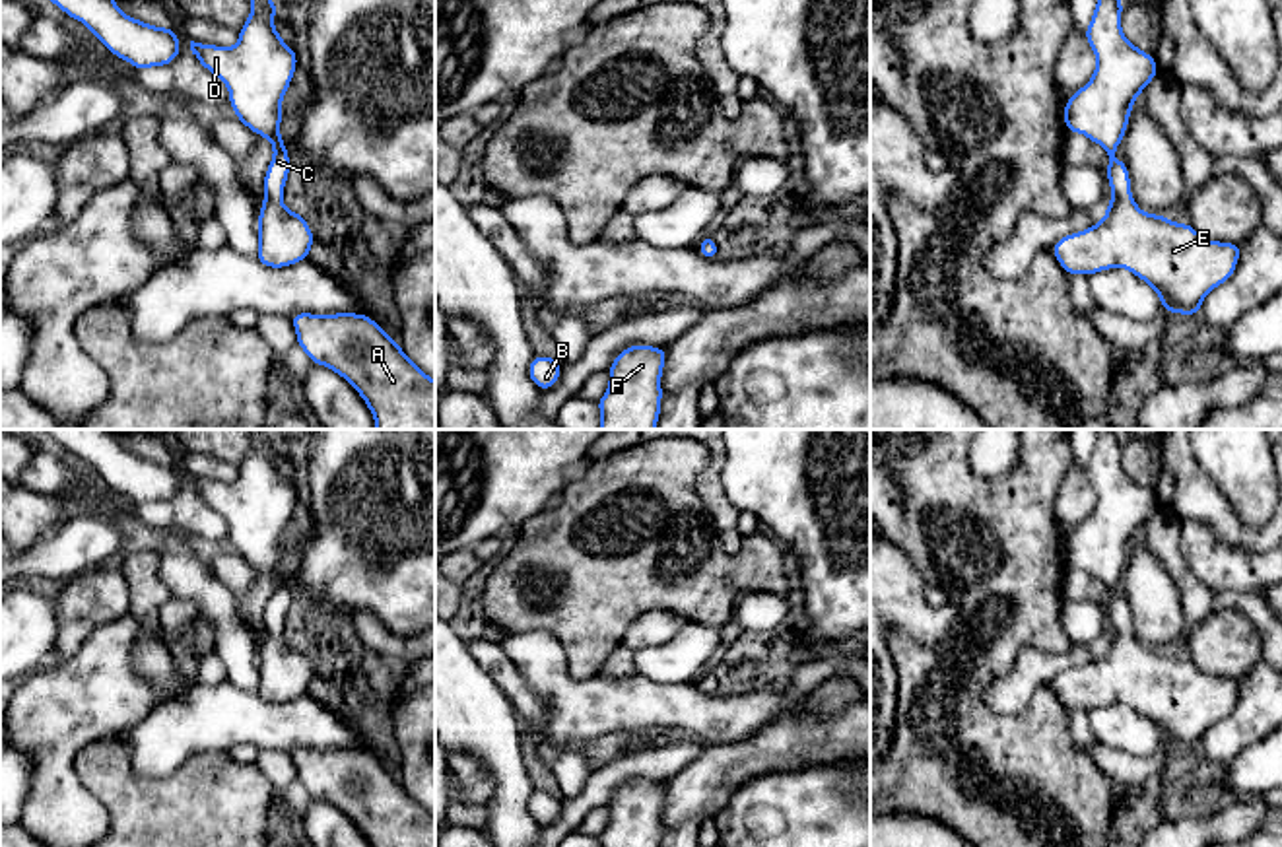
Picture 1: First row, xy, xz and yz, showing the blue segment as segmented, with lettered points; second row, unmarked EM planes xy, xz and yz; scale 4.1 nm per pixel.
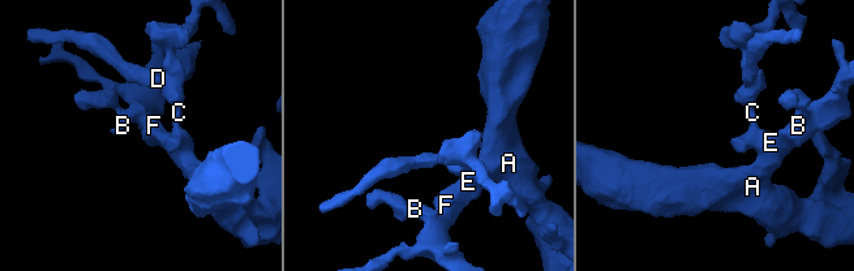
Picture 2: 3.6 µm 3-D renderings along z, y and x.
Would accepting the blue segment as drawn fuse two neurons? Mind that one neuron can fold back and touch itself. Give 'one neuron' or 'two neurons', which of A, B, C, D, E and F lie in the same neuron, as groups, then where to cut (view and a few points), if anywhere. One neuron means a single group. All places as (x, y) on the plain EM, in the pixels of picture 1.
one neuron; A B C D E F; no cut

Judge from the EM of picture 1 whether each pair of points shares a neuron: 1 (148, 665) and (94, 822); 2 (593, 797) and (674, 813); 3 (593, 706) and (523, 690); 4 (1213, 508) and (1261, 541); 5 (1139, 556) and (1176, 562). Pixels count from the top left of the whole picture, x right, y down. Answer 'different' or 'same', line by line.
1: different
2: different
3: different
4: same
5: different

